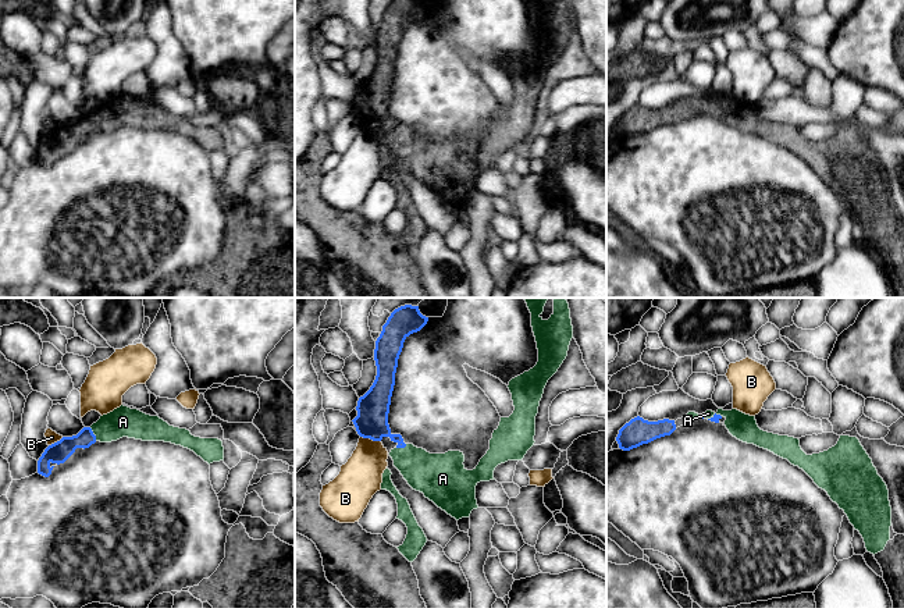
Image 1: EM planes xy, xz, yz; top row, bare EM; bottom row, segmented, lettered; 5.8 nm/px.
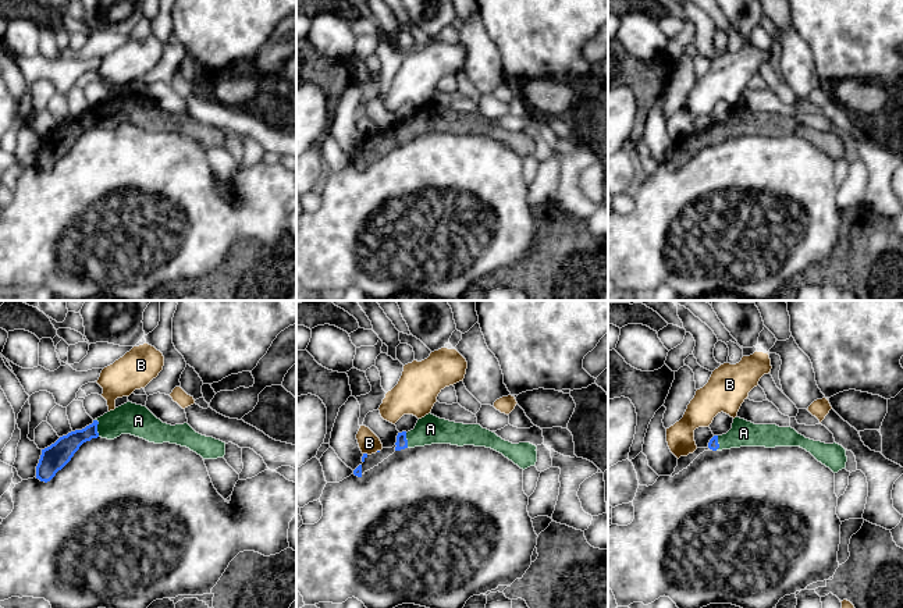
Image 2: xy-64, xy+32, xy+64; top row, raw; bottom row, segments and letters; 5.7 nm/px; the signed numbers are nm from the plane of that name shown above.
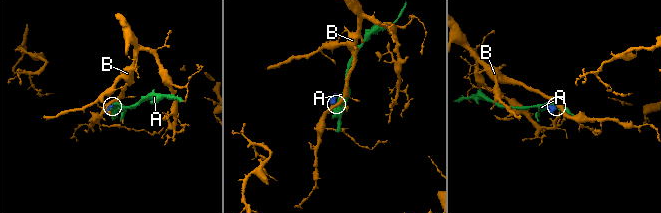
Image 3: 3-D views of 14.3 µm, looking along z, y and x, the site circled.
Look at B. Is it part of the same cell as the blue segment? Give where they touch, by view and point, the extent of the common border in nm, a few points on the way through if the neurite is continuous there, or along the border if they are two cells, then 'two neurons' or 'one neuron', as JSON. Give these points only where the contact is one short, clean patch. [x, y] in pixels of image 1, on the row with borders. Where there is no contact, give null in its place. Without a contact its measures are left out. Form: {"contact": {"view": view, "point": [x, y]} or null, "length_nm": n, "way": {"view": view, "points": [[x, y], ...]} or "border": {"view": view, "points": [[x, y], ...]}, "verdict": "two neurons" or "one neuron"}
{"contact": {"view": "xz", "point": [370, 438]}, "length_nm": 120, "border": {"view": "xz", "points": [[360, 436], [380, 441]]}, "verdict": "two neurons"}

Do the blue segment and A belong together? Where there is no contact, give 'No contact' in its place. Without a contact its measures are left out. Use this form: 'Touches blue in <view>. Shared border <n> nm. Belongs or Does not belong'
Touches blue in xy. Shared border 90 nm. Belongs

